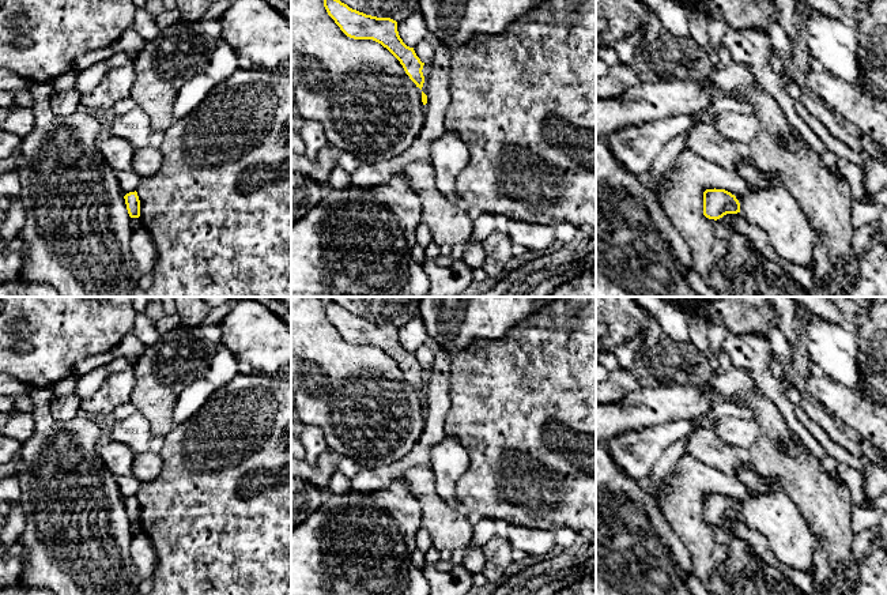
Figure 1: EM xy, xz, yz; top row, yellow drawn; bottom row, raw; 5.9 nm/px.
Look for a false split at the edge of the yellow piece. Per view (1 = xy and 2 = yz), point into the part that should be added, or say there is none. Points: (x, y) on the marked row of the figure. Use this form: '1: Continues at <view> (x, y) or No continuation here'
1: No continuation here
2: No continuation here

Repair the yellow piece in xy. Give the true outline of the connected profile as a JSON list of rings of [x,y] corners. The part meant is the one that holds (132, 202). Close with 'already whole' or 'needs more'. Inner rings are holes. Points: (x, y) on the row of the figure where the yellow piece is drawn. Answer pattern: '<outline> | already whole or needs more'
[[[129,192],[124,196],[127,210],[131,218],[139,218],[140,216],[140,200],[137,196],[137,192]]] | already whole

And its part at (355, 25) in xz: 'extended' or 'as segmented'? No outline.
as segmented

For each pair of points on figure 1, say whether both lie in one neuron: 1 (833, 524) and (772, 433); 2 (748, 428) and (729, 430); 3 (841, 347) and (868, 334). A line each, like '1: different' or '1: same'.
1: same
2: same
3: different

